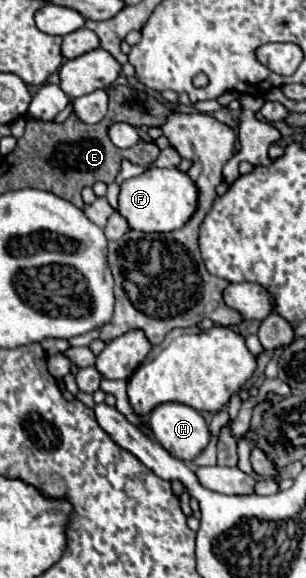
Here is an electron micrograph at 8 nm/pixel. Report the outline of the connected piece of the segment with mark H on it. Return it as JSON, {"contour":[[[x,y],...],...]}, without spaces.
{"contour":[[[182,403],[158,405],[148,415],[154,439],[176,459],[190,463],[208,445],[210,431],[204,417]]]}

